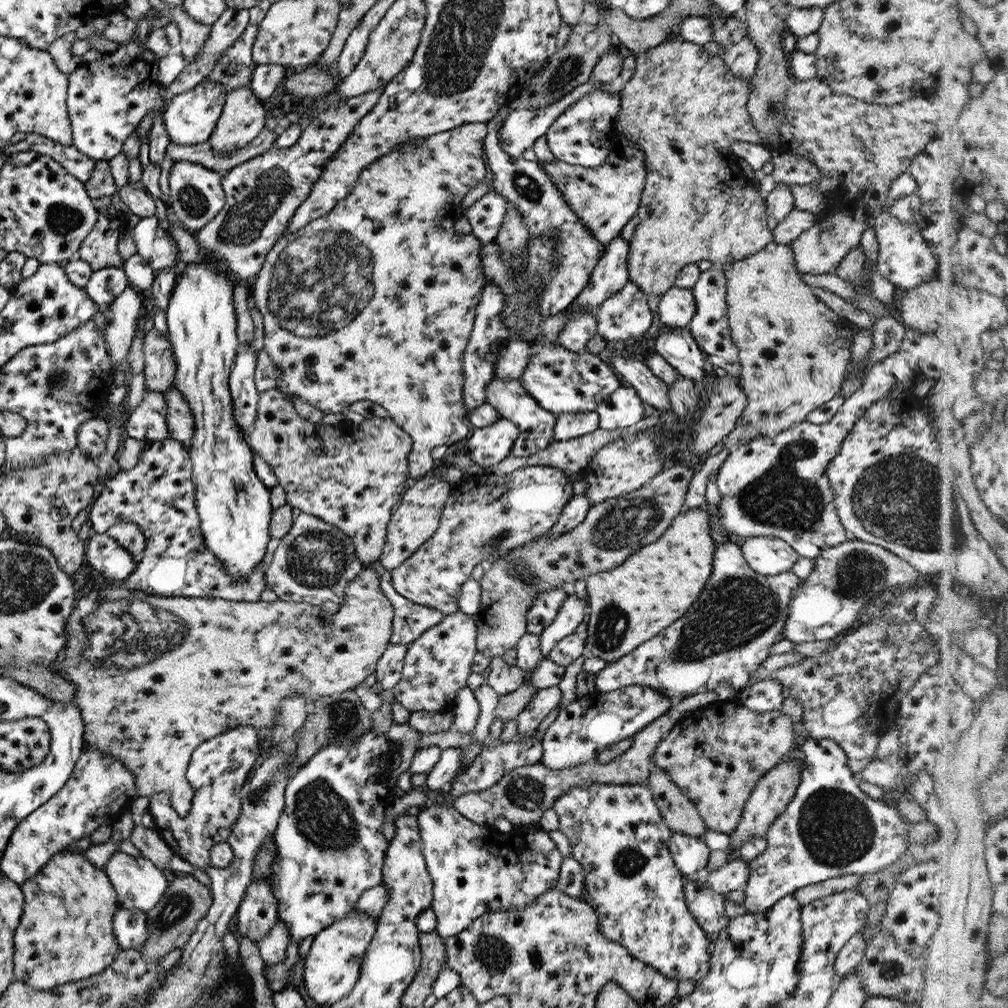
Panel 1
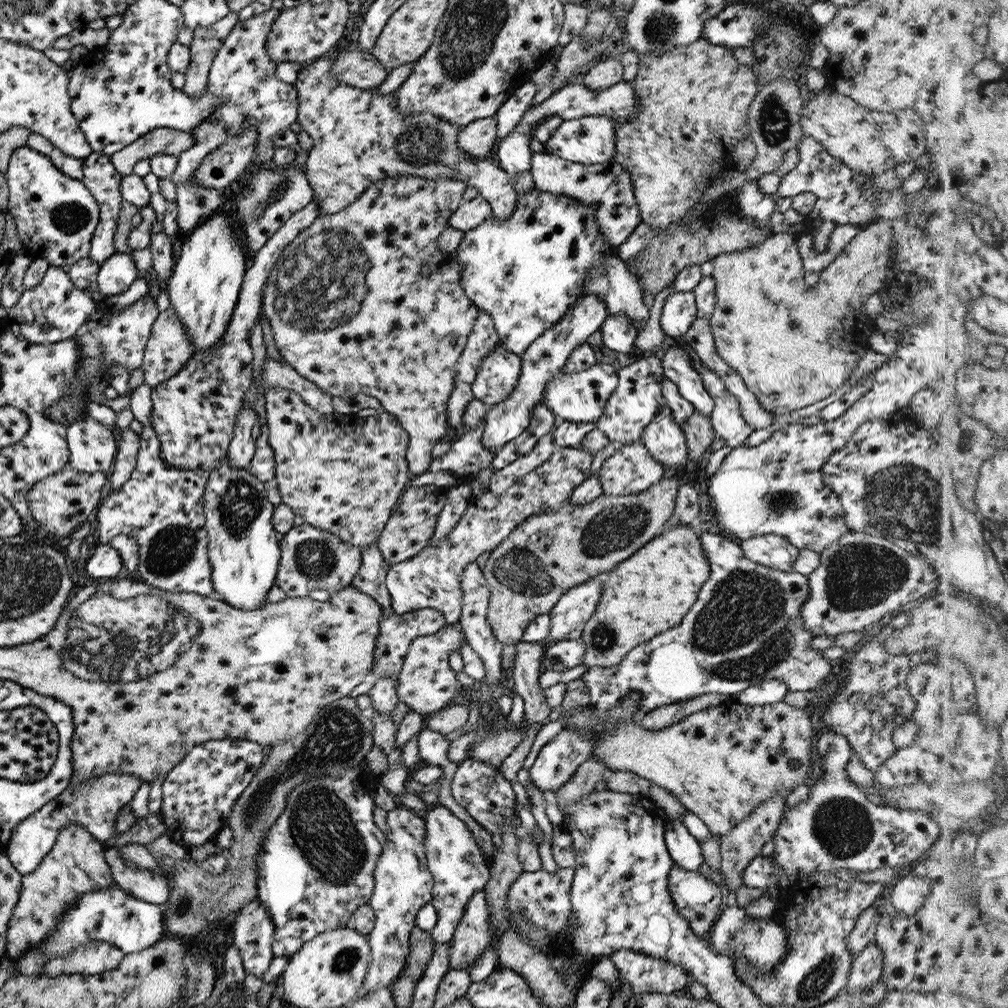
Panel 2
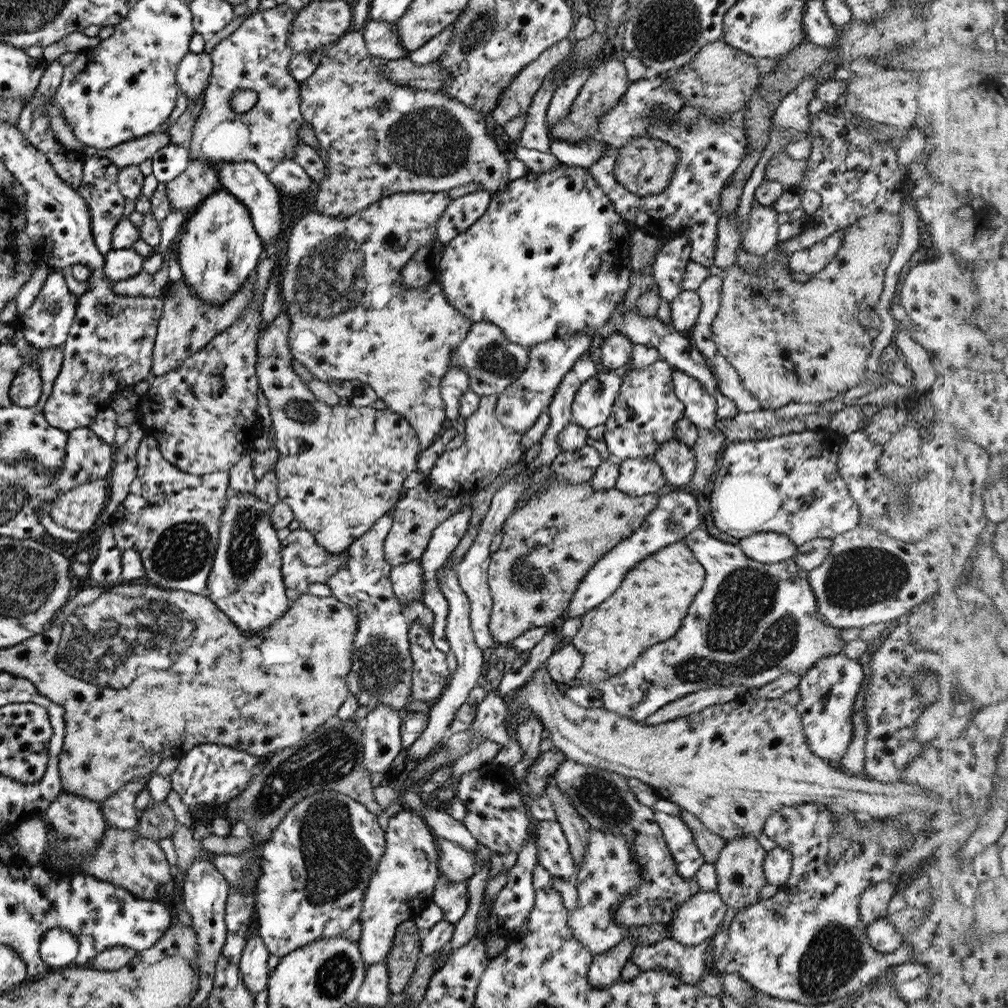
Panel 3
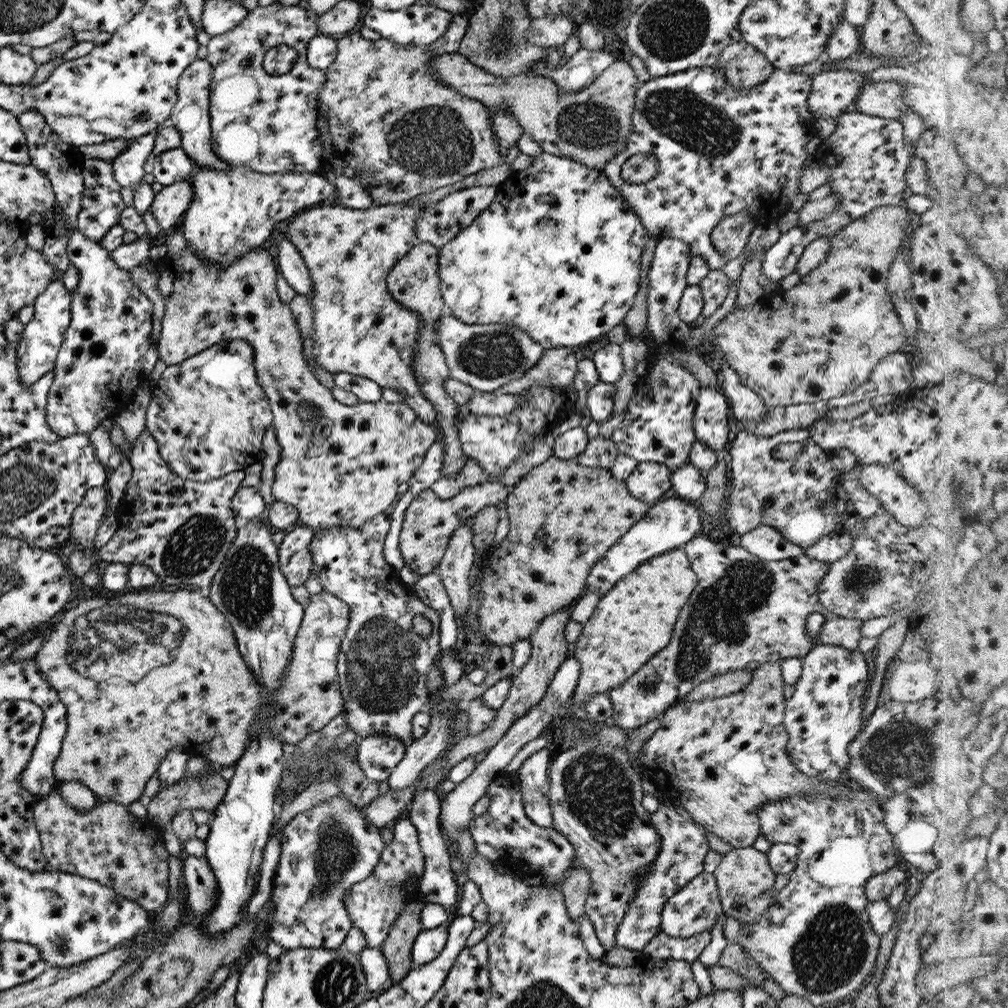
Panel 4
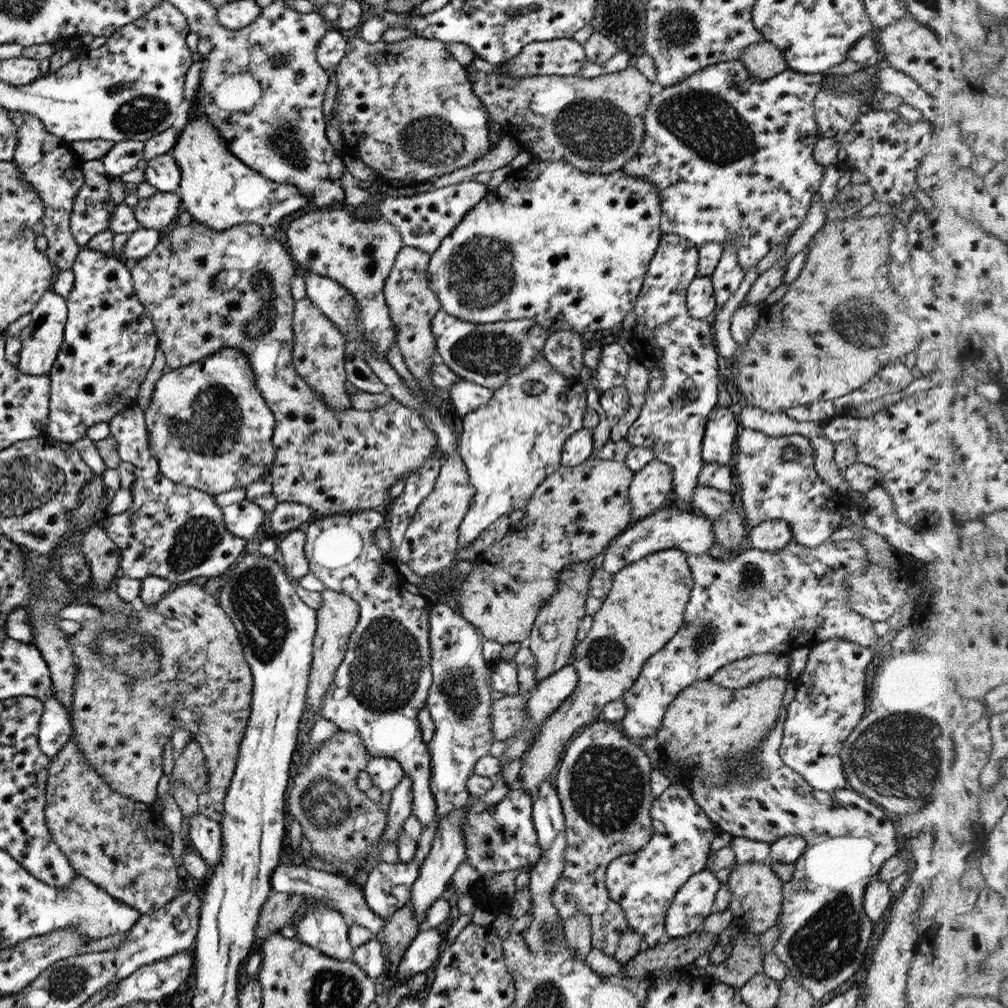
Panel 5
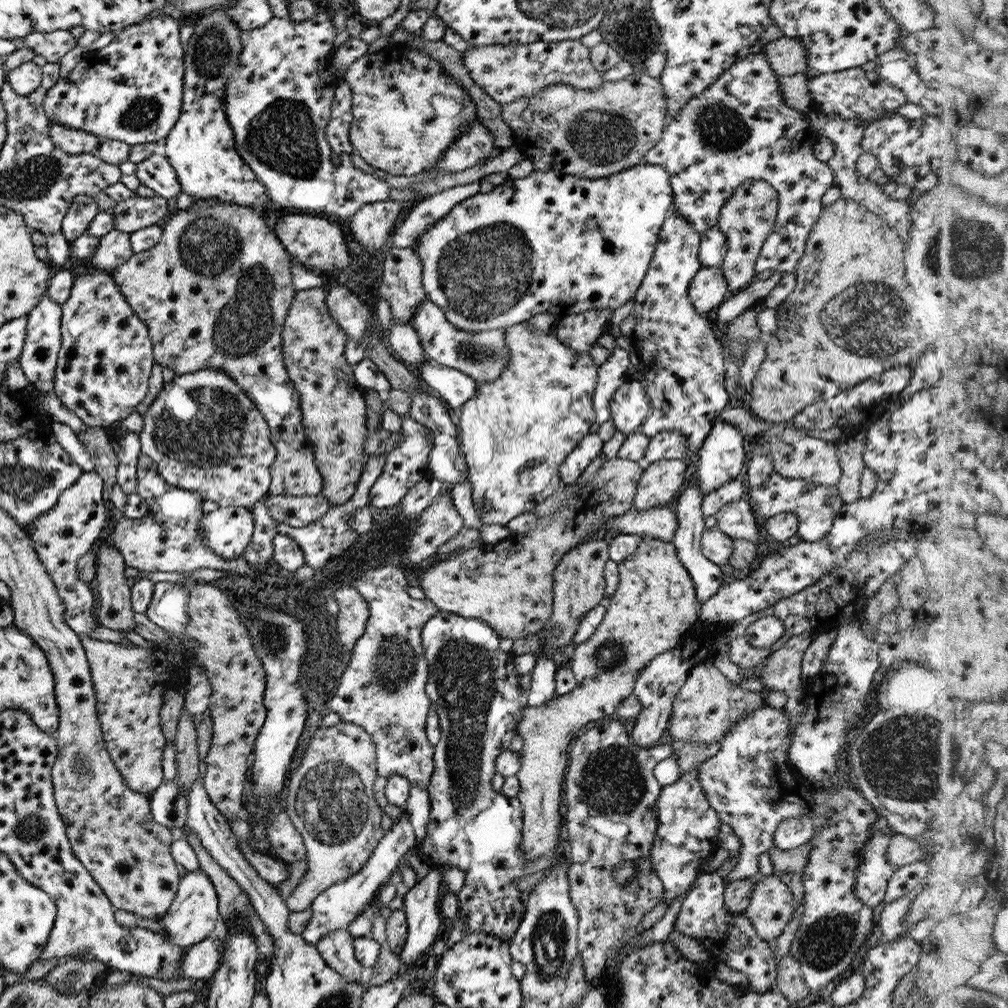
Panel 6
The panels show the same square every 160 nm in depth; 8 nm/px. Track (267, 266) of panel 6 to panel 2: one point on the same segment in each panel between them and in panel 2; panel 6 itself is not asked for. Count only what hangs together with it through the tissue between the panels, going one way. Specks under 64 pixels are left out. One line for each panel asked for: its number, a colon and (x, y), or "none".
2: (344, 474)
3: (339, 469)
4: (339, 465)
5: (335, 462)

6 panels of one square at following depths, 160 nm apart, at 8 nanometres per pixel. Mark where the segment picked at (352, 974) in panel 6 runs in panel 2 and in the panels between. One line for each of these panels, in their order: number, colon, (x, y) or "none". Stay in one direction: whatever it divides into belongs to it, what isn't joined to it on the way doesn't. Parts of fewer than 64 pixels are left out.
2: (315, 865)
3: (314, 867)
4: (325, 849)
5: (323, 928)

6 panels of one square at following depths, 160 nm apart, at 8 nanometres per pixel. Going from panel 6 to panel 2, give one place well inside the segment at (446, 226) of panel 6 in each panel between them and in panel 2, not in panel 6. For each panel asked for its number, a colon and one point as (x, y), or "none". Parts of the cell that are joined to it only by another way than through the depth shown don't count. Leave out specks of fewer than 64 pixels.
2: (525, 272)
3: (549, 257)
4: (557, 252)
5: (567, 249)

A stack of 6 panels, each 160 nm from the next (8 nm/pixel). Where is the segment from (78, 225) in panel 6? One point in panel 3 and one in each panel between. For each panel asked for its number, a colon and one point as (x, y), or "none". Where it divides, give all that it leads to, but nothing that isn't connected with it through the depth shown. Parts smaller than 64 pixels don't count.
3: (98, 190)
4: (100, 205)
5: (91, 208)

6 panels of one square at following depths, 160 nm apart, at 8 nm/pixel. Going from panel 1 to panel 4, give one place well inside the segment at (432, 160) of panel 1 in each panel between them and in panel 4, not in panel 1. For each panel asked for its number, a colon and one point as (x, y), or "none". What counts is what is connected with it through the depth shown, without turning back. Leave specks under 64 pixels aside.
2: (404, 354)
3: (350, 316)
4: (358, 328)

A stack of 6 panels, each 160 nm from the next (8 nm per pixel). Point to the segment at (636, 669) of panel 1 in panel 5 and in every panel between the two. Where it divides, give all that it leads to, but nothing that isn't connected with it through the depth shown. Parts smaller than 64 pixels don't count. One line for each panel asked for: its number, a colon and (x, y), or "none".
2: (744, 628)
3: (751, 622)
4: (744, 612)
5: (756, 602)

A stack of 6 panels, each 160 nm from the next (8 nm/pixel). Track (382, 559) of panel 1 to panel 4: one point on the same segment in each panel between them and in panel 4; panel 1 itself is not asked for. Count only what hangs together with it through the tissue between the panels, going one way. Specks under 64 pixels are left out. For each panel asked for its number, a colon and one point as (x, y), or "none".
2: (409, 528)
3: (420, 509)
4: (428, 522)

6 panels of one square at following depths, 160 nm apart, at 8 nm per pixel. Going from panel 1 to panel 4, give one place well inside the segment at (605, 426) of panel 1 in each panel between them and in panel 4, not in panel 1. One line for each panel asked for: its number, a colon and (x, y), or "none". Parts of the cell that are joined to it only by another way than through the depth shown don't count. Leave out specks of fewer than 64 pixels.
2: (637, 398)
3: (644, 413)
4: (658, 427)

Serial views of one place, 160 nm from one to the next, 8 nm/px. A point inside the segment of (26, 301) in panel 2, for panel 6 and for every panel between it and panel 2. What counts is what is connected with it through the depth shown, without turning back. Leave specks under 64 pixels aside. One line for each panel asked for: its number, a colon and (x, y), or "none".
3: (44, 324)
4: (39, 342)
5: (40, 340)
6: (37, 360)

